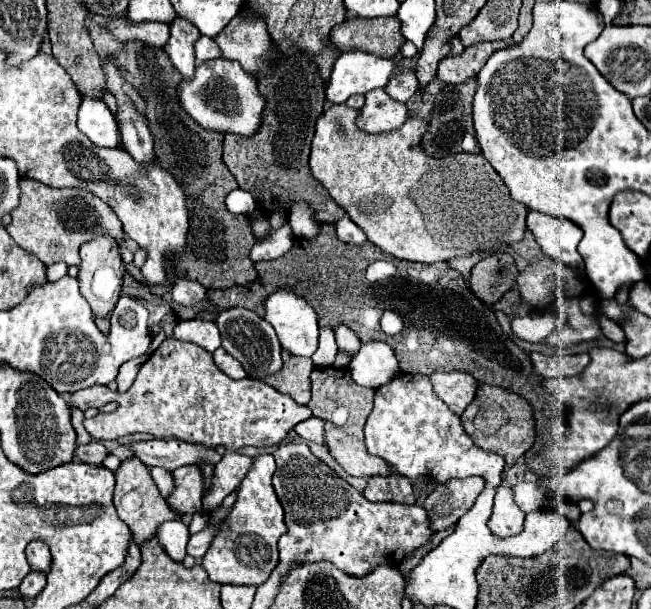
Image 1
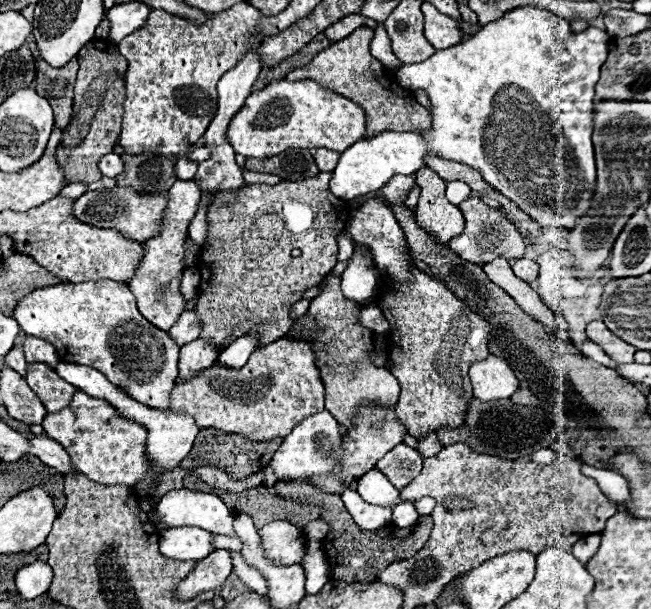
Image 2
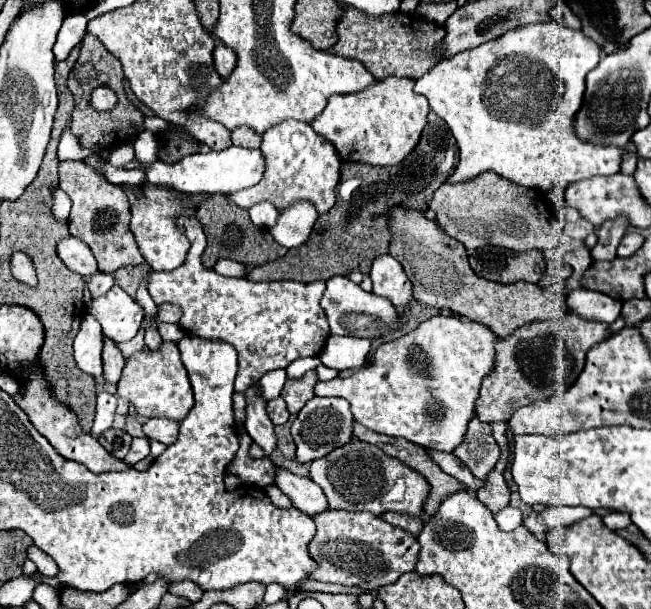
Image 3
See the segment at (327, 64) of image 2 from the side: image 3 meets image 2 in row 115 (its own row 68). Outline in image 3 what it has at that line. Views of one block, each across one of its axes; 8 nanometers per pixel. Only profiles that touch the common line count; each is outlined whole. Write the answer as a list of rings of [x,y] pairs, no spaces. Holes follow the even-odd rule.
[[[342,6],[336,34],[338,42],[332,46],[332,52],[344,58],[360,60],[376,80],[384,80],[386,76],[404,76],[416,80],[436,64],[432,54],[444,36],[444,28],[428,24],[416,14],[394,12],[380,18],[370,18],[352,6]]]

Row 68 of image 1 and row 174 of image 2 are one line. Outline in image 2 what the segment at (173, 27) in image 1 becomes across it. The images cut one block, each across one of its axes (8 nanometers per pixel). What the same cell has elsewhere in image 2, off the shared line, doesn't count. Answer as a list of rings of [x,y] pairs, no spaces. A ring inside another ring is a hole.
[[[180,158],[176,162],[176,174],[180,180],[192,180],[196,174],[196,168],[198,168],[198,162],[194,162],[190,158]]]

